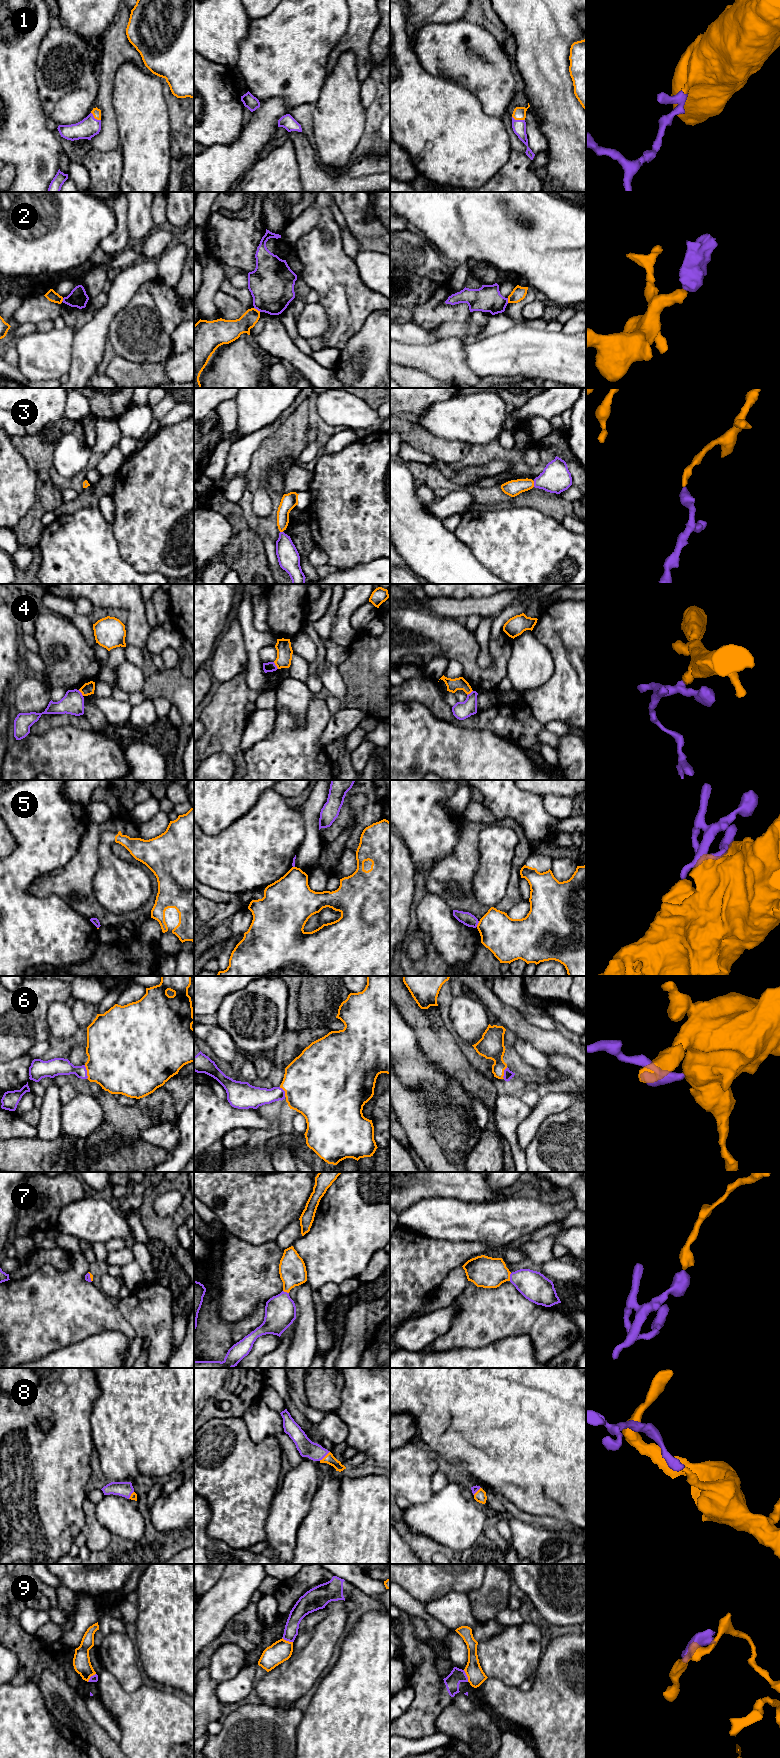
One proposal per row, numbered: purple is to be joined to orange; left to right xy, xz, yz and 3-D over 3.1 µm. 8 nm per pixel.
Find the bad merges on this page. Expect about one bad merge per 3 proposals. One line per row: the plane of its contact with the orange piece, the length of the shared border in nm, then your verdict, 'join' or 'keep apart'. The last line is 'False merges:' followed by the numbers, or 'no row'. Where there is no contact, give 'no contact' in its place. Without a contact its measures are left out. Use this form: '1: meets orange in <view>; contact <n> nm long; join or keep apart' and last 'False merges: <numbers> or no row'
1: meets orange in yz; contact 110 nm long; join
2: meets orange in xz; contact 70 nm long; keep apart
3: meets orange in yz; contact 50 nm long; join
4: meets orange in xz; contact 70 nm long; keep apart
5: meets orange in yz; contact 50 nm long; keep apart
6: meets orange in xy; contact 110 nm long; join
7: meets orange in yz; contact 70 nm long; join
8: meets orange in xz; contact 120 nm long; join
9: meets orange in yz; contact 100 nm long; keep apart
False merges: 2, 4, 5, 9

